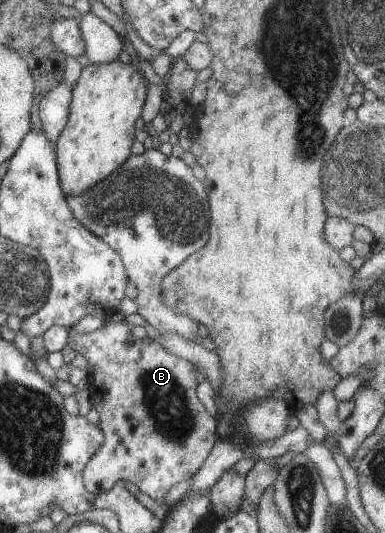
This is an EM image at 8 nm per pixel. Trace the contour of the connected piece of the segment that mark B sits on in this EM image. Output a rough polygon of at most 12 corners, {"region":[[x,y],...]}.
{"region":[[123,320],[67,344],[88,363],[93,496],[157,504],[213,450],[198,370]]}

